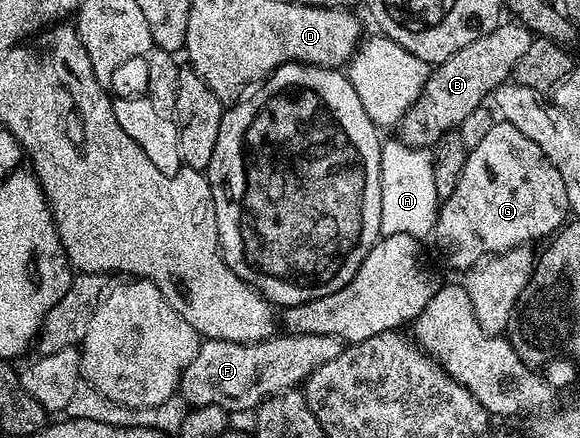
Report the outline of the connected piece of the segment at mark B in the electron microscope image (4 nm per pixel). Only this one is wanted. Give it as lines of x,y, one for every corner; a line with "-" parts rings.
507,20
495,26
493,32
481,36
481,40
465,44
461,52
453,52
449,60
438,63
428,76
427,83
421,88
416,102
400,119
397,125
398,141
407,146
431,148
446,133
458,131
461,127
459,125
482,102
488,101
492,91
504,85
514,75
517,60
525,56
531,41
533,35
526,26
521,26
514,20

